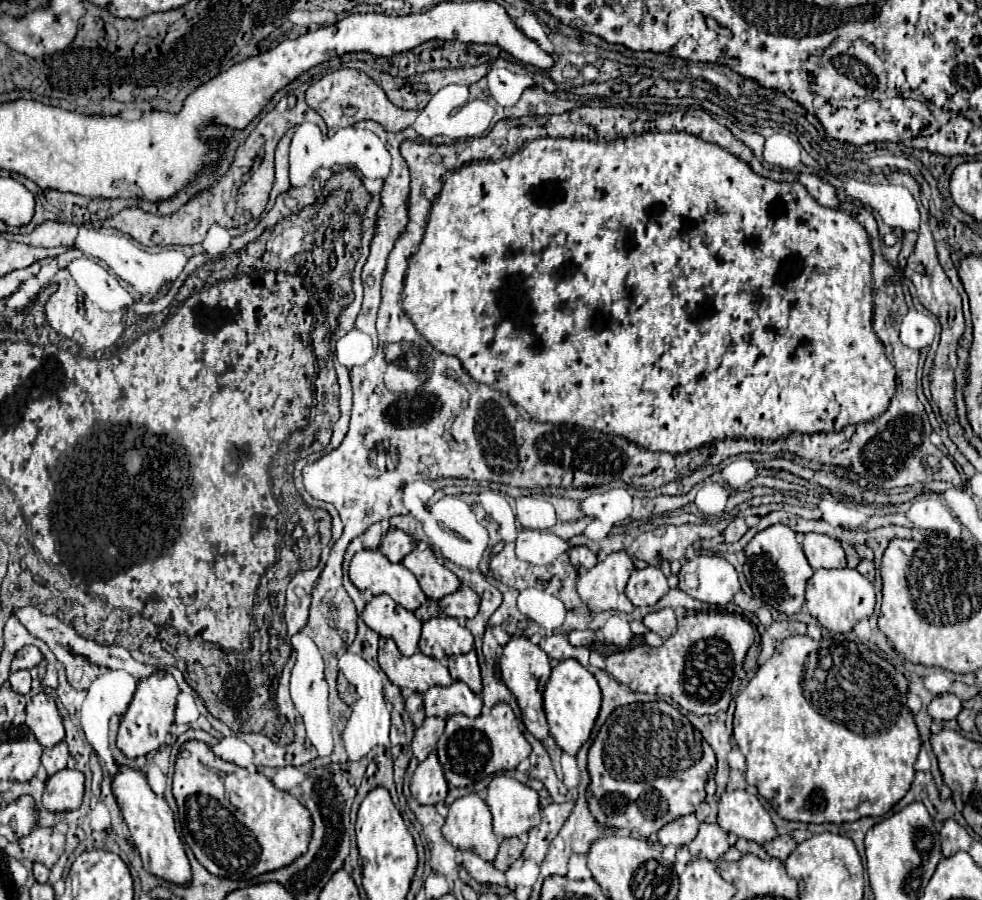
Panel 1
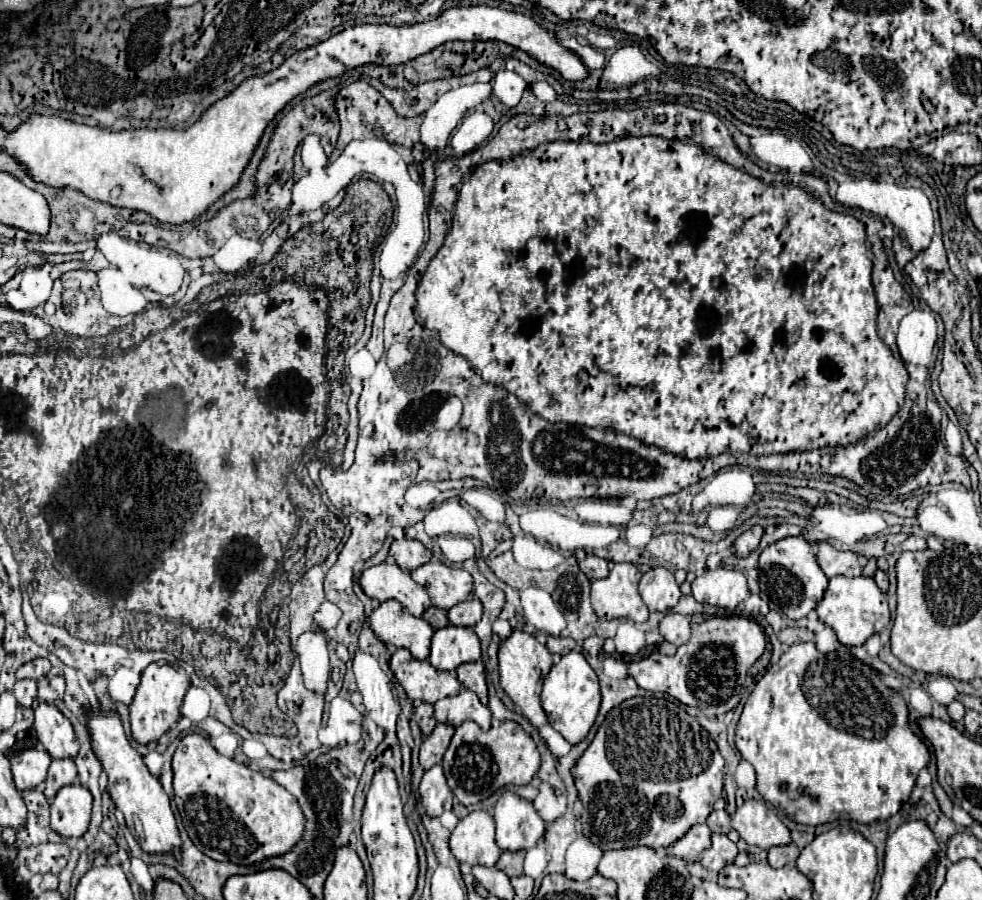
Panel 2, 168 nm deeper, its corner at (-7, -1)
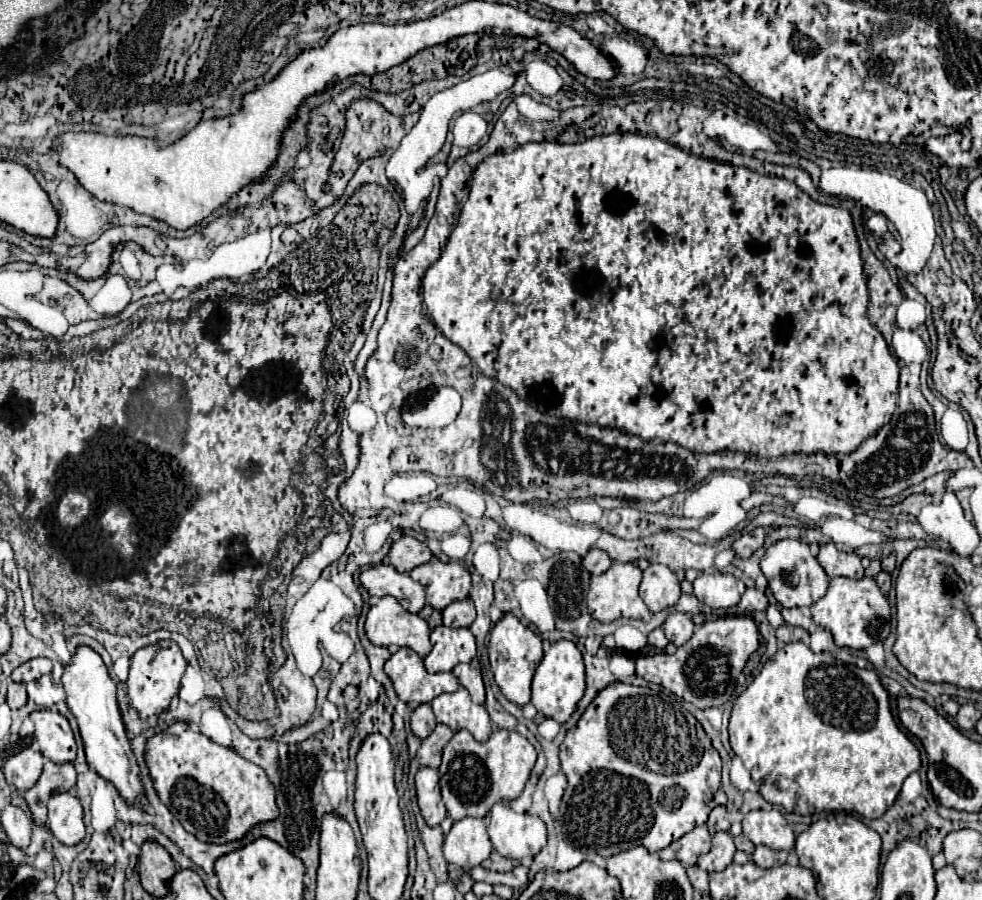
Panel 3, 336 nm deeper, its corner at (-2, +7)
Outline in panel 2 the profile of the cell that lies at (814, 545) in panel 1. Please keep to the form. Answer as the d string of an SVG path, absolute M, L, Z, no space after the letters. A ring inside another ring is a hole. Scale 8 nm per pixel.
M819 542L817 560L819 560L821 570L827 574L827 578L833 578L839 574L853 578L853 576L861 576L861 572L863 572L857 554L837 550L829 542Z

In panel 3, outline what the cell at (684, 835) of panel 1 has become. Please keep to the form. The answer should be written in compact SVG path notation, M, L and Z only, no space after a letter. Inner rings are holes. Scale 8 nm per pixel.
M696 826L692 832L684 834L680 840L674 840L670 846L660 850L662 860L680 860L684 866L696 864L696 858L710 850L710 834L706 826Z

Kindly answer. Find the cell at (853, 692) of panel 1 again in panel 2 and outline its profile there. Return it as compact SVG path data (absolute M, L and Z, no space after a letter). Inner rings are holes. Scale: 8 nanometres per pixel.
M801 642L801 644L791 646L781 656L777 666L769 668L765 672L765 676L757 682L755 690L749 694L749 698L745 702L745 708L743 708L743 714L741 714L741 718L737 722L737 728L735 728L735 746L737 746L739 754L743 756L743 760L753 764L753 768L757 772L757 792L767 802L771 802L781 814L791 818L793 822L817 826L817 824L825 824L825 822L843 818L843 820L855 820L855 822L861 822L861 824L869 824L869 822L875 822L875 820L887 820L887 818L891 818L893 814L899 812L899 808L911 796L911 790L915 786L919 770L925 768L927 762L929 762L929 750L923 744L923 740L911 732L907 716L909 716L909 712L907 712L905 700L895 690L885 686L871 666L863 664L861 660L857 660L853 656L847 656L845 660L833 658L833 656L823 656L823 654L817 652L813 642Z

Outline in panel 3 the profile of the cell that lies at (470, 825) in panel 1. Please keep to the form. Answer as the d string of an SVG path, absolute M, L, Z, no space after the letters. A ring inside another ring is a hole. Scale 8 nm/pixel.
M466 816L454 822L452 830L444 838L444 858L464 870L480 866L492 852L486 828L486 818Z

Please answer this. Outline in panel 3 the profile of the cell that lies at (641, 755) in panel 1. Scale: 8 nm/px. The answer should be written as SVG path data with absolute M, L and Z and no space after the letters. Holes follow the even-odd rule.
M614 682L614 686L608 686L594 698L576 728L568 732L560 746L562 772L568 778L558 822L558 834L562 838L586 854L608 858L632 846L646 846L650 852L658 852L706 822L710 812L708 802L720 788L722 762L710 738L700 740L696 718L686 714L684 706L674 698L674 694L662 690L654 692L644 686L622 682Z

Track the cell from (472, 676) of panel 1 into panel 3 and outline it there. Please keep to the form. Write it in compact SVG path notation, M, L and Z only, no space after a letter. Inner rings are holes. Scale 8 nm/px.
M472 660L468 664L458 664L454 666L452 674L460 680L460 684L470 692L472 702L484 704L484 684L482 684L482 674L480 674L480 664L478 660Z

